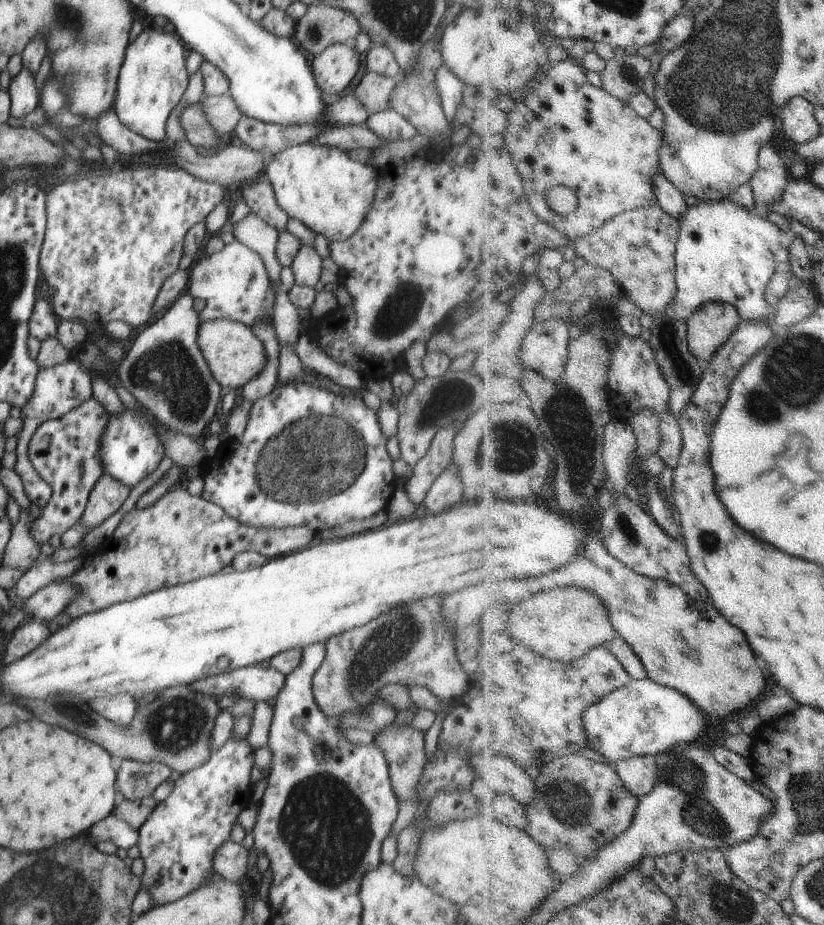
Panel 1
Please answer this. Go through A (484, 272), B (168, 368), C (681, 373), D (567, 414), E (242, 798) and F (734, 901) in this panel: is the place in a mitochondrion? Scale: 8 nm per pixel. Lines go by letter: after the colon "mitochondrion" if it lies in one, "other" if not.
A: other
B: mitochondrion
C: mitochondrion
D: mitochondrion
E: other
F: mitochondrion

